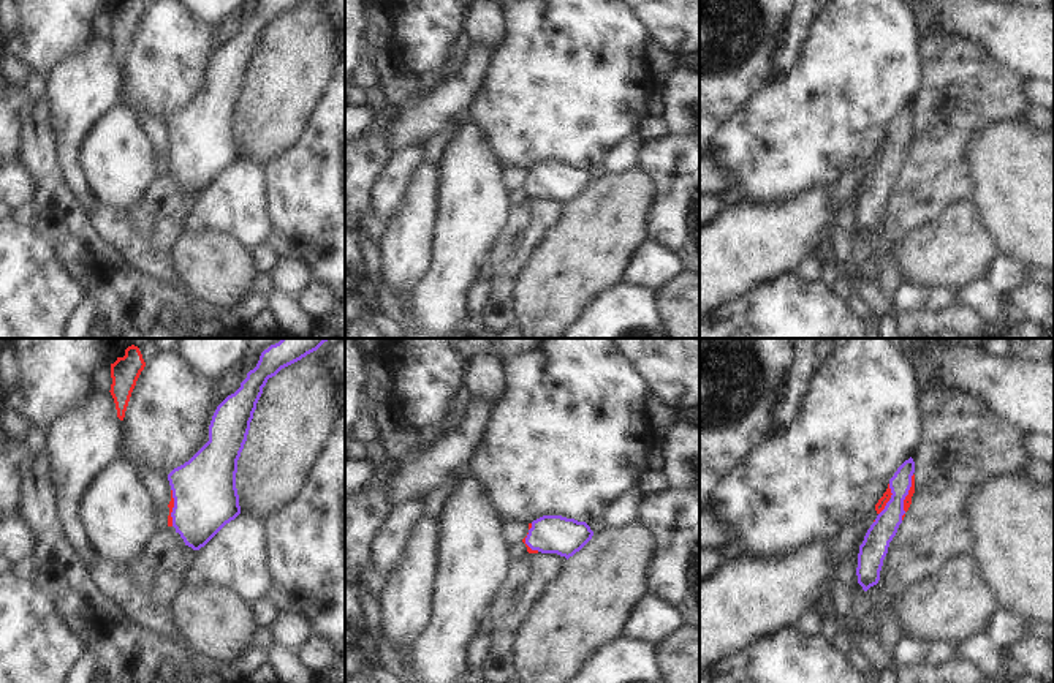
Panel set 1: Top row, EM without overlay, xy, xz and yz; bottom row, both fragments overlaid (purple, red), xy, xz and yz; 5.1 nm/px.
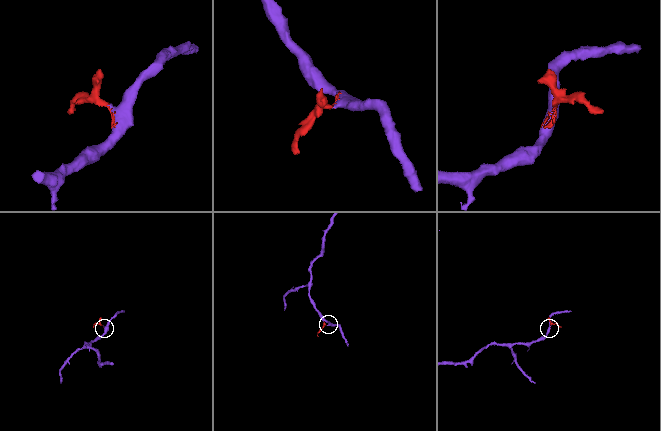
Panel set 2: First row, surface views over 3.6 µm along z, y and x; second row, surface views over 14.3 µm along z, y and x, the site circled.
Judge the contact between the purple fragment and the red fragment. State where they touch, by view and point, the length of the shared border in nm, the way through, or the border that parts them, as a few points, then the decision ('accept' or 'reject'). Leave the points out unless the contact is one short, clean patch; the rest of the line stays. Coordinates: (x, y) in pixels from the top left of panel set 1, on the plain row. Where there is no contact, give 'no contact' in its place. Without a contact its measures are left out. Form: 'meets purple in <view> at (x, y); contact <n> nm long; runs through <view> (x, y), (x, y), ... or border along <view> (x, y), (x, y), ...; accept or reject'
meets purple in yz at (906, 141); contact 240 nm long; accept

